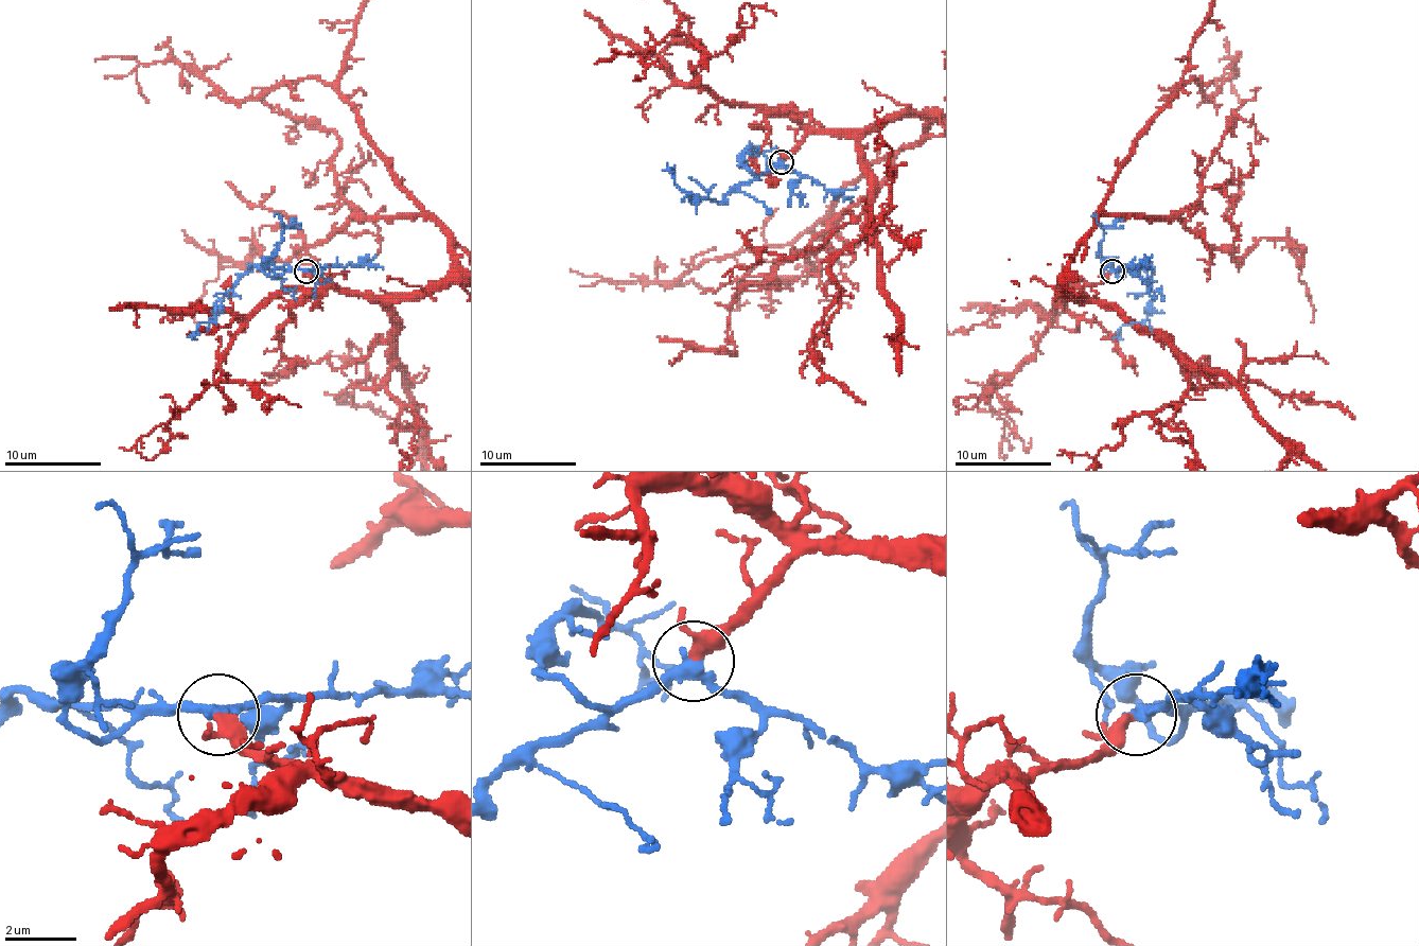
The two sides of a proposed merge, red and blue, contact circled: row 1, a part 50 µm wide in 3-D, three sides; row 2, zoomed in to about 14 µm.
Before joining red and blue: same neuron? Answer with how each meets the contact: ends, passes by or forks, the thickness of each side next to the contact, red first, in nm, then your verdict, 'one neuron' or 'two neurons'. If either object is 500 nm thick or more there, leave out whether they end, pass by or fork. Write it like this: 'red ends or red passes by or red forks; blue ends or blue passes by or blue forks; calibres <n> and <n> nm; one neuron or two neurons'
red passes by; blue passes by; calibres 280 and 300 nm; one neuron

